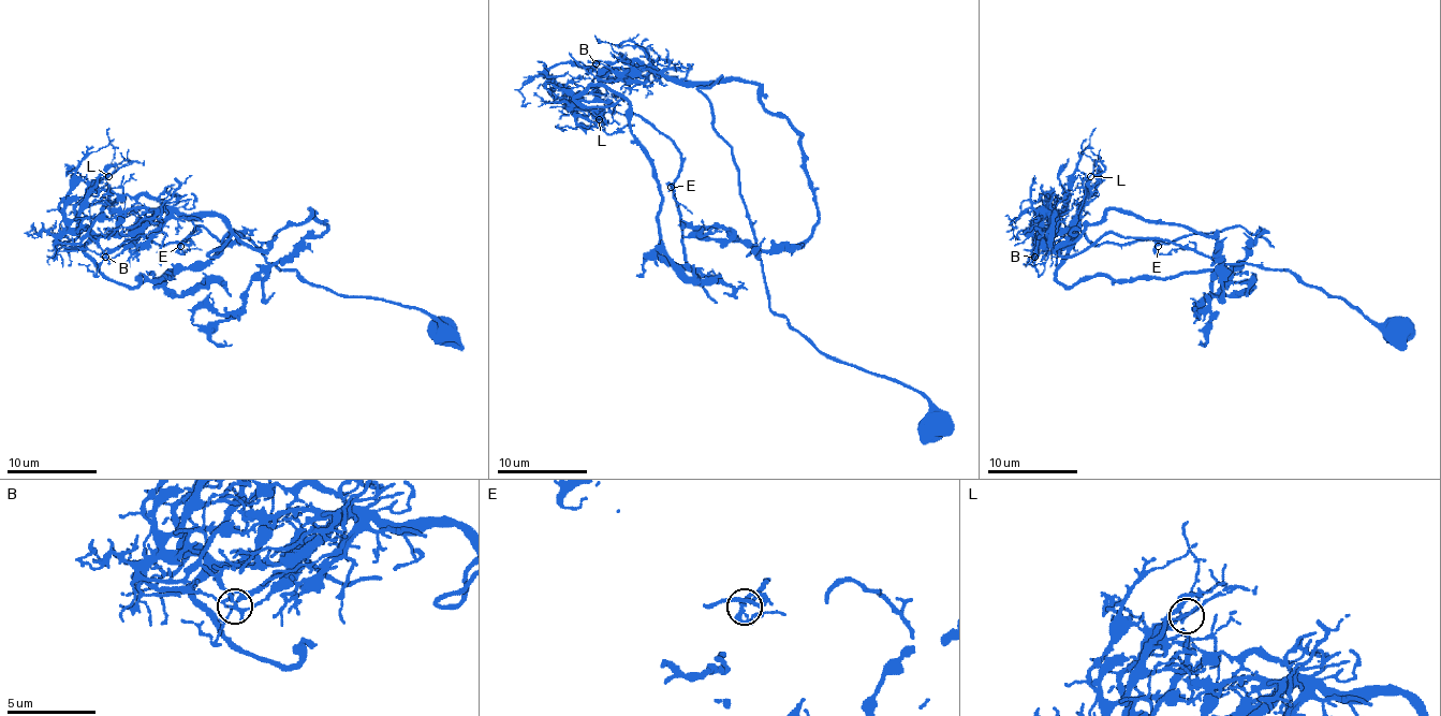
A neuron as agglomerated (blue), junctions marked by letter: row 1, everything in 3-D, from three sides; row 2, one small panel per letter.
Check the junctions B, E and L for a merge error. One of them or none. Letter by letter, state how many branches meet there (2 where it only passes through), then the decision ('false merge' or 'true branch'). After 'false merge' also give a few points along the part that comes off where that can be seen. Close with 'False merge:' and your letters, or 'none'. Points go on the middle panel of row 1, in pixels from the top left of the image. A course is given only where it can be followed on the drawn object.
B: 2 | false merge | (597, 62), (556, 62), (549, 76), (574, 95), (601, 85), (626, 101), (662, 199), (660, 252), (748, 289)
E: 3 | true branch
L: 2 | true branch
False merge: B

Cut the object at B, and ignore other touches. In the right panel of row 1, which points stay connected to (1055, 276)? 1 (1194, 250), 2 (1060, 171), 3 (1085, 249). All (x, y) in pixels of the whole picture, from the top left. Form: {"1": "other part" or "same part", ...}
{"1": "other part", "2": "same part", "3": "other part"}

